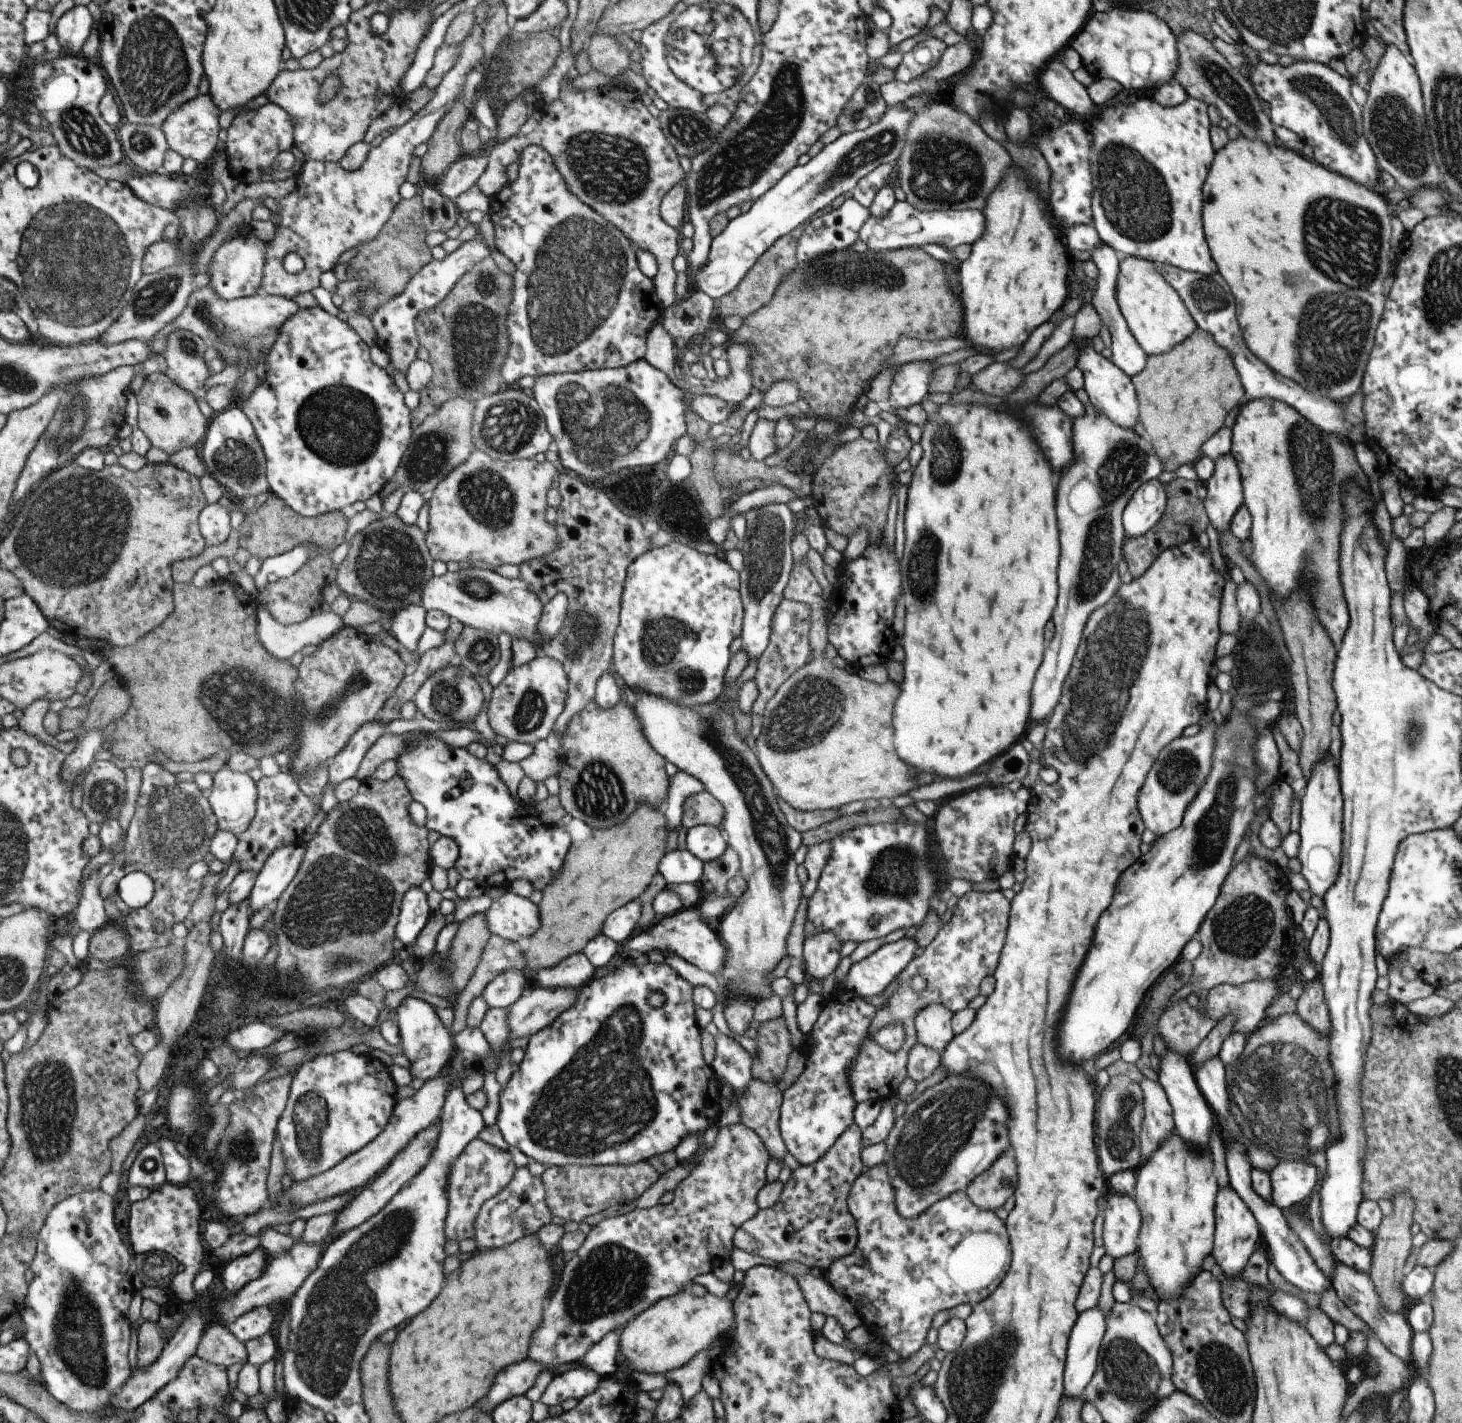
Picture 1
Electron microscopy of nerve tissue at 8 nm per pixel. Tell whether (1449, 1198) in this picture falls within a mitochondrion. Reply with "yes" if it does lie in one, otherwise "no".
no

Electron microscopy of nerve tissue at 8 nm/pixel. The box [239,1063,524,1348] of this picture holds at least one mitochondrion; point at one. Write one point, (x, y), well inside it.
(310, 1119)

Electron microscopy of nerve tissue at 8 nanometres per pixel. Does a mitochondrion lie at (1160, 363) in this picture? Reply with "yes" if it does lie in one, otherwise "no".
no

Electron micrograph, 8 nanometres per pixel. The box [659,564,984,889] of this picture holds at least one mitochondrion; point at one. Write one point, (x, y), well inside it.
(814, 706)

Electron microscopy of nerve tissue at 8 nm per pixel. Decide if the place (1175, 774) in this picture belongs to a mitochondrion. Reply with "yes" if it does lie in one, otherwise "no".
yes

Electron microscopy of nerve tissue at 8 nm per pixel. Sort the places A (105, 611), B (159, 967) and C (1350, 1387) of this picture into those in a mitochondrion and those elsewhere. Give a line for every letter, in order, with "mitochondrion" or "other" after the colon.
A: other
B: mitochondrion
C: other

